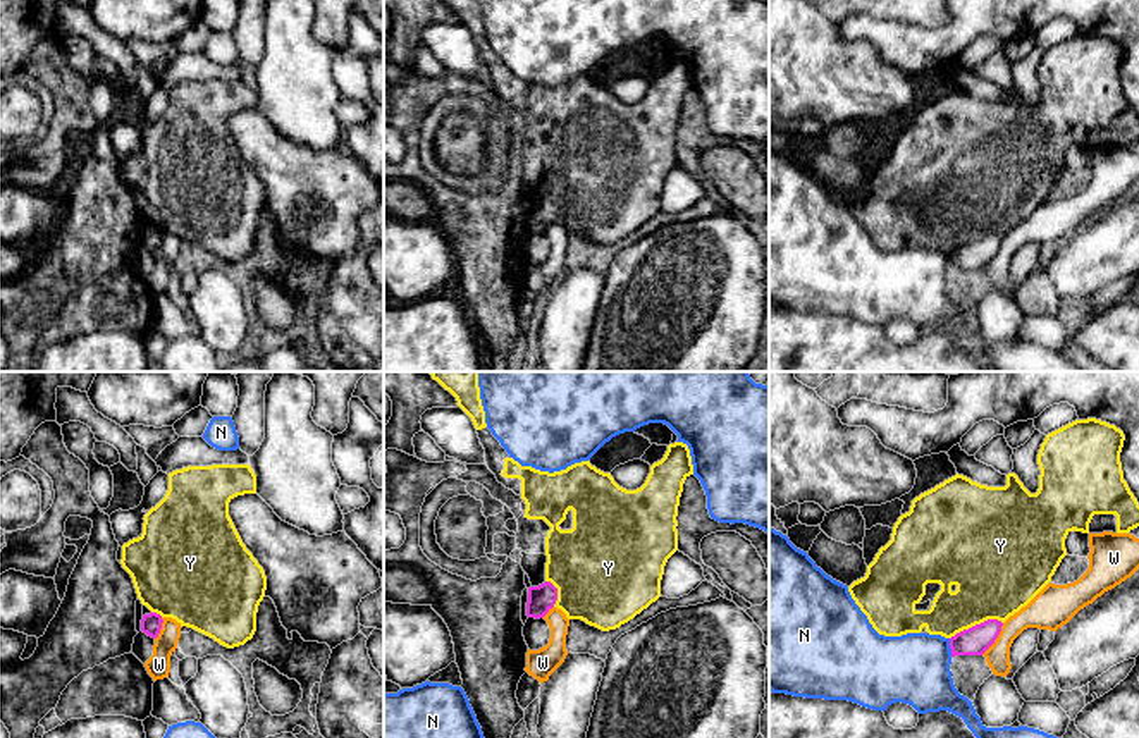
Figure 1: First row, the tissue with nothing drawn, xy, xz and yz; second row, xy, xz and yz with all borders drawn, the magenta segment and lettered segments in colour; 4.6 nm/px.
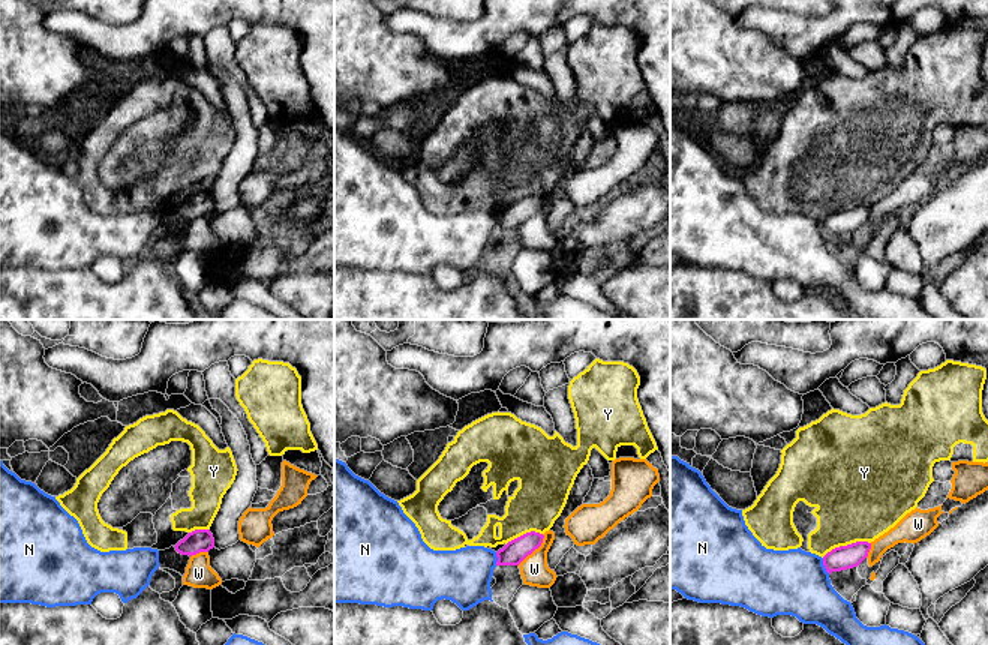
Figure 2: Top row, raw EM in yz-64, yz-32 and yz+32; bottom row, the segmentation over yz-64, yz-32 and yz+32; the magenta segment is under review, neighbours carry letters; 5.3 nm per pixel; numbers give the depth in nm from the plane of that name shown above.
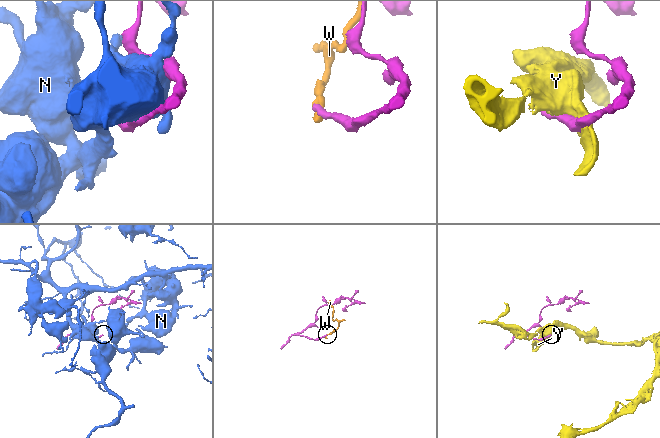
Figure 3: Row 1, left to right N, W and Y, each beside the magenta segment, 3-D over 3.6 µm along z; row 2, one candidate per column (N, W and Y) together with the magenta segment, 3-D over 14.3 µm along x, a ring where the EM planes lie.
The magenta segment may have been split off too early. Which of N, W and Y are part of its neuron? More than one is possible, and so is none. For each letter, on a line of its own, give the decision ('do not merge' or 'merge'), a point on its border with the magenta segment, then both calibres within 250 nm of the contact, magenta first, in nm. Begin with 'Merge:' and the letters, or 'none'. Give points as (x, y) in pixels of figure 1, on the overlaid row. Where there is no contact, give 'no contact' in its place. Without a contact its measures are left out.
Merge: none
N: do not merge | yz (950, 647) | 140/320 nm
W: do not merge | yz (997, 637) | 140/160 nm
Y: do not merge | yz (976, 625) | 140/380 nm

